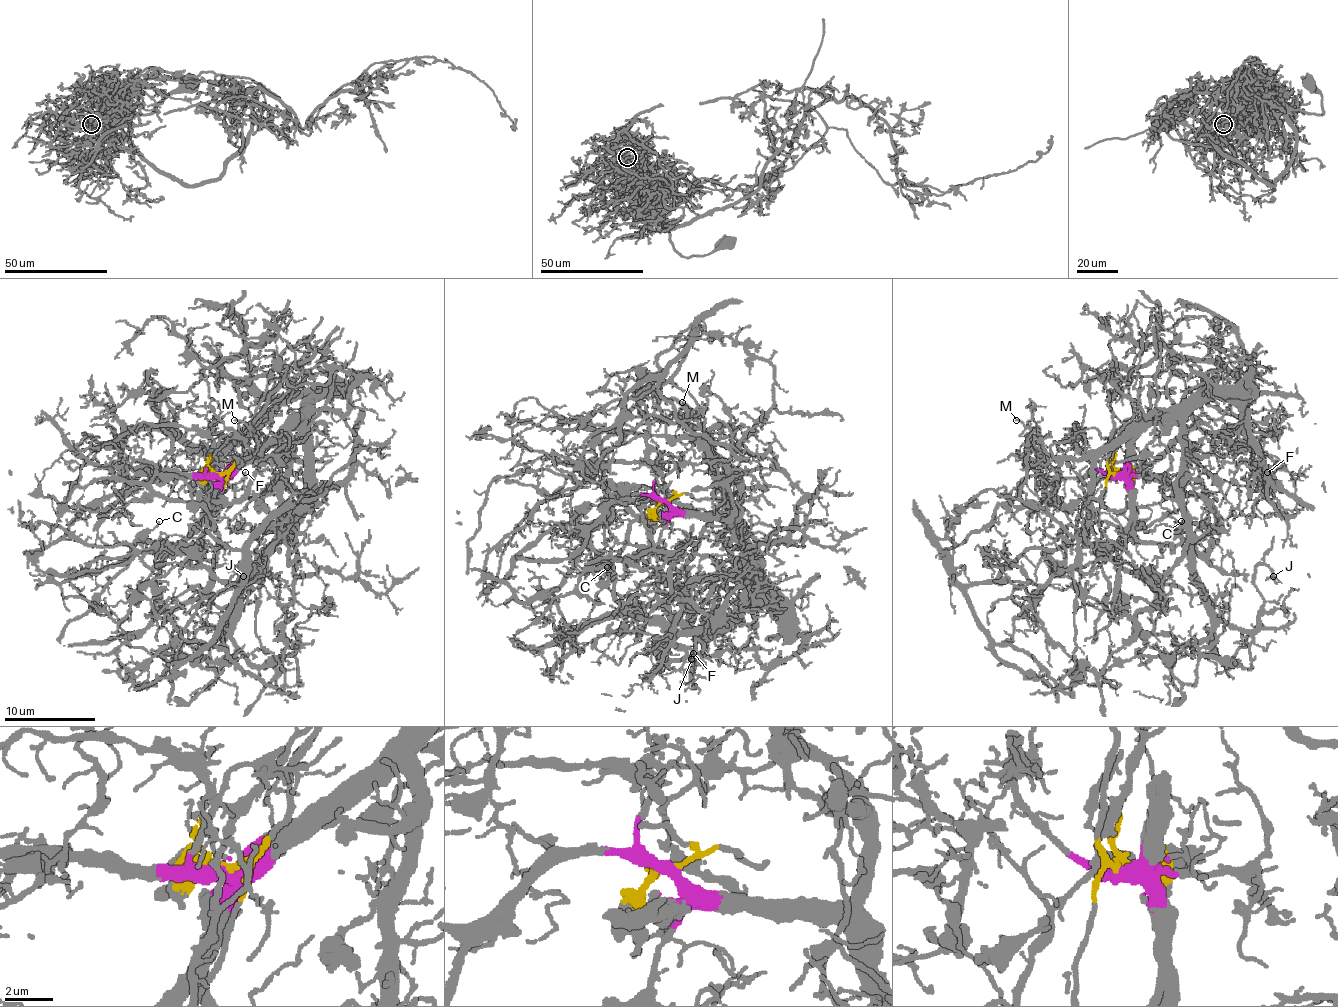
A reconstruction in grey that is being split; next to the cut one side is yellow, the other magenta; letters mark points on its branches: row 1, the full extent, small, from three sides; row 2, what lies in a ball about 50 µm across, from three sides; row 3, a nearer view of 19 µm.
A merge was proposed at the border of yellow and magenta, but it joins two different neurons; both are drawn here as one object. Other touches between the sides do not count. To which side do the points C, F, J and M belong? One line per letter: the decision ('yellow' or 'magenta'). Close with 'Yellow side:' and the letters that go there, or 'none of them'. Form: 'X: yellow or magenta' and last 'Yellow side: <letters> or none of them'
C: magenta
F: magenta
J: magenta
M: magenta
Yellow side: none of them

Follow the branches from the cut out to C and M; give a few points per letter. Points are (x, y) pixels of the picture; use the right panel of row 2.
C: (1114, 474), (1125, 481), (1132, 533), (1139, 540), (1180, 542), (1177, 526), (1182, 522)
M: (1114, 474), (1127, 465), (1127, 435), (1104, 449), (1091, 449), (1082, 456), (1052, 458), (1016, 419)

